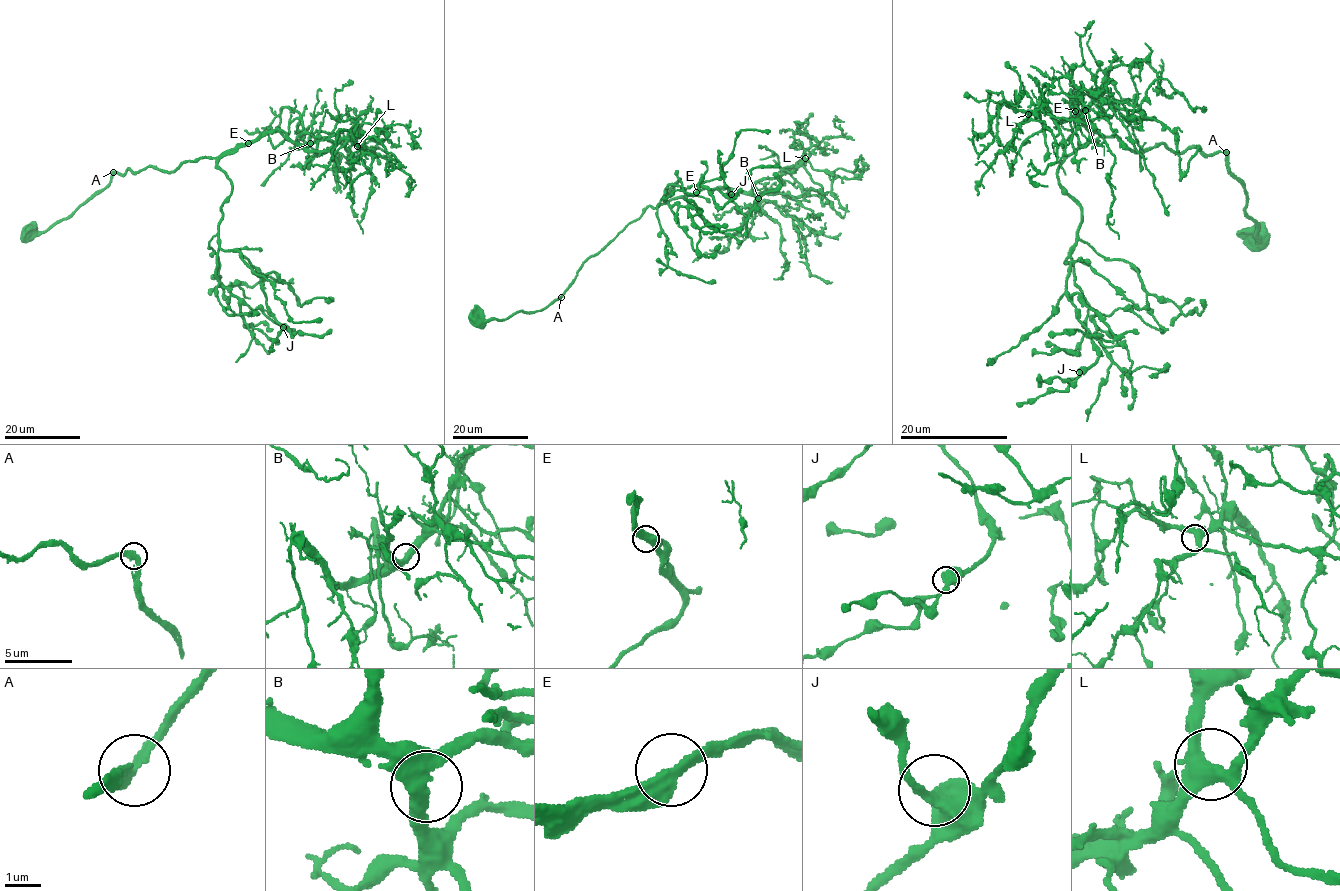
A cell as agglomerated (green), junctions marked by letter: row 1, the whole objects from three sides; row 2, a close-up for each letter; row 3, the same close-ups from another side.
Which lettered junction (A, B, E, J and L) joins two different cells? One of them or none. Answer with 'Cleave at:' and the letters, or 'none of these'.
Cleave at: none of these

